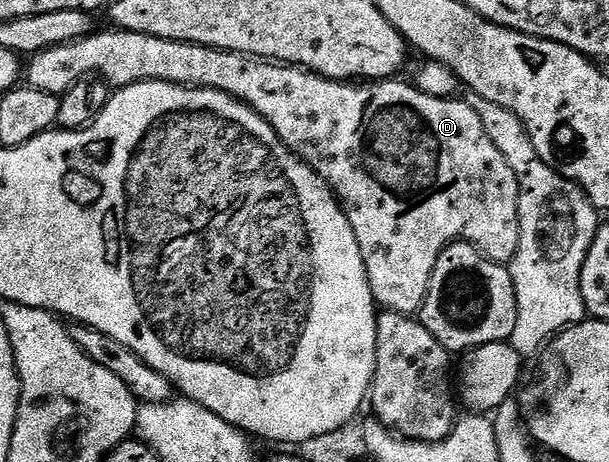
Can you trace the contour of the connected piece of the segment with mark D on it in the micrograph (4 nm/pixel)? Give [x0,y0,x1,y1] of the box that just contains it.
[24,28,522,315]

